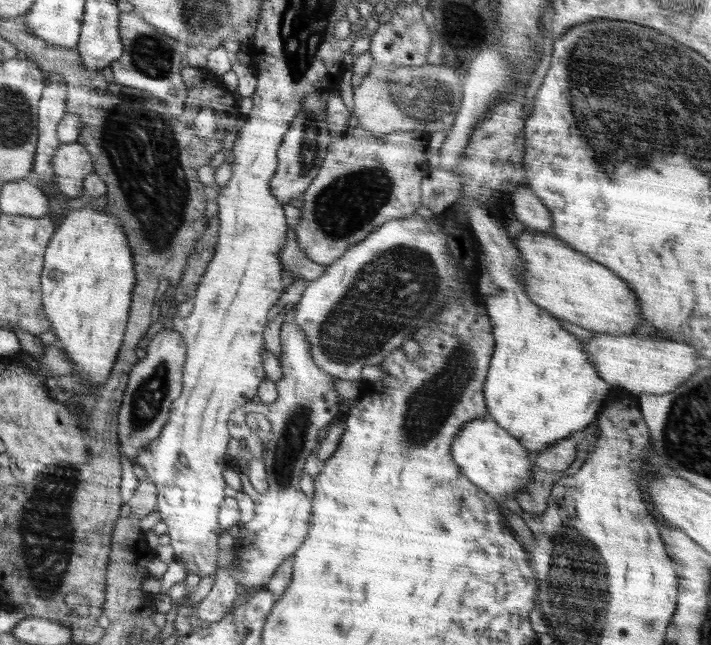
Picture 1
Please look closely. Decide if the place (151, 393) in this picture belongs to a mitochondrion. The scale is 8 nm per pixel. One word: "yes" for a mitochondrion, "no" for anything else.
yes

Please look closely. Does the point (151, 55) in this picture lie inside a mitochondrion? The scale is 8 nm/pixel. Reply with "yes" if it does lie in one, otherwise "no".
yes

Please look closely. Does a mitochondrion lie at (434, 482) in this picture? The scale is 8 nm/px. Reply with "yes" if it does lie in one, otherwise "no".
no

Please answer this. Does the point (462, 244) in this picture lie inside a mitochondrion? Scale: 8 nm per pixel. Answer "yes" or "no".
no

